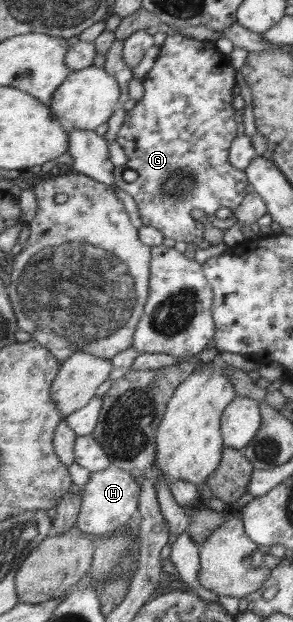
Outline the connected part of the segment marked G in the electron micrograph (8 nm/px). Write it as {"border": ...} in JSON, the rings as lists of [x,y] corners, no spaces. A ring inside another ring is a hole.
{"border":[[[170,30],[167,32],[167,37],[163,44],[161,45],[161,49],[159,52],[159,57],[155,61],[155,65],[153,65],[153,69],[149,71],[144,76],[143,85],[145,88],[144,96],[141,100],[139,100],[136,105],[126,113],[124,121],[119,129],[119,132],[116,135],[116,142],[123,147],[124,151],[127,154],[127,163],[126,165],[121,165],[119,167],[114,166],[114,187],[118,187],[128,193],[134,200],[135,204],[137,204],[137,208],[140,218],[145,226],[154,227],[161,231],[164,237],[167,239],[173,239],[173,241],[184,241],[184,242],[193,242],[198,244],[203,241],[203,223],[195,220],[191,216],[191,211],[193,209],[200,209],[205,212],[208,220],[211,221],[211,225],[218,227],[219,229],[227,229],[236,224],[236,216],[233,214],[230,218],[225,220],[221,220],[216,217],[217,210],[221,208],[230,209],[232,213],[239,208],[241,205],[243,198],[247,195],[245,192],[245,187],[249,185],[248,177],[244,170],[237,169],[234,165],[231,165],[228,160],[230,145],[232,141],[237,137],[237,131],[239,129],[239,124],[235,122],[235,114],[236,109],[233,108],[233,98],[235,96],[233,92],[233,87],[236,85],[236,74],[237,72],[231,67],[232,59],[229,56],[225,56],[217,50],[215,47],[215,42],[208,40],[196,40],[195,38],[190,38],[185,36],[185,34],[180,33],[179,31]],[[126,169],[133,169],[133,171],[137,171],[138,177],[133,182],[125,182],[123,180],[123,172]]]}

